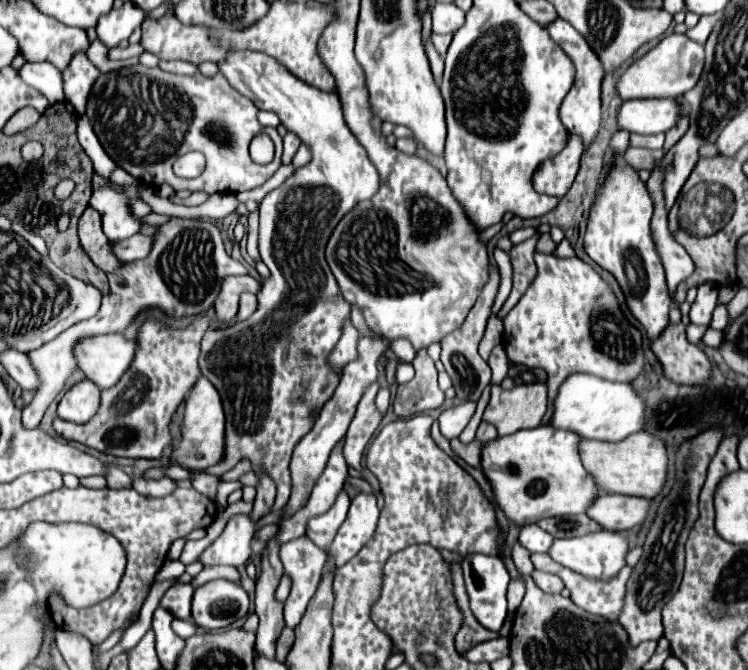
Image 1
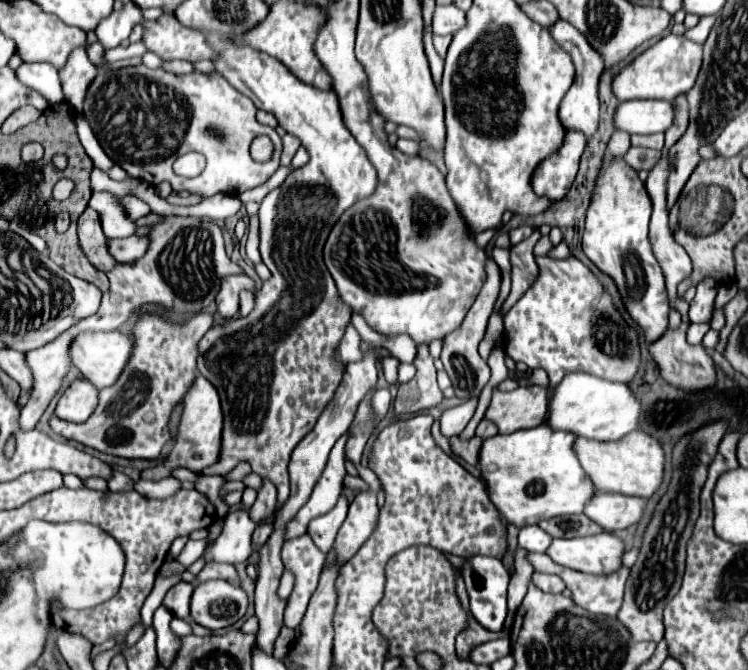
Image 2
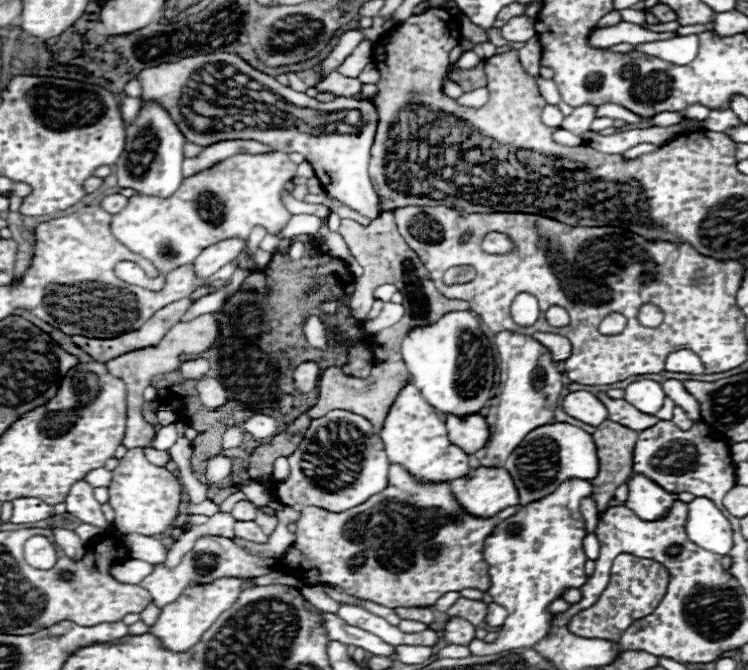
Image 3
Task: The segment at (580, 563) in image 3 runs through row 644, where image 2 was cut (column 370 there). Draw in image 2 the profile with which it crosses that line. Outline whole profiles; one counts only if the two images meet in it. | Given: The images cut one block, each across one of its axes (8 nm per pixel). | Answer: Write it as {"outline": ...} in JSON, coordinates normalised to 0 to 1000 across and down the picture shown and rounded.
{"outline":[[[481,696],[479,701],[484,701],[484,716],[492,722],[492,731],[476,737],[476,743],[468,752],[465,770],[449,800],[444,827],[455,839],[468,836],[468,830],[479,824],[479,818],[497,797],[505,773],[505,755],[503,755],[503,734],[508,725],[505,713],[492,696]]]}

